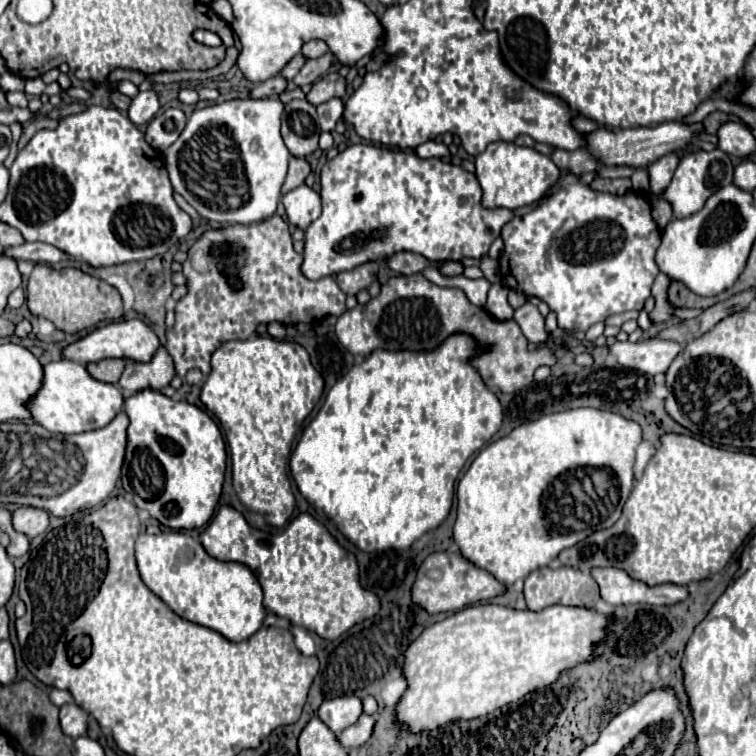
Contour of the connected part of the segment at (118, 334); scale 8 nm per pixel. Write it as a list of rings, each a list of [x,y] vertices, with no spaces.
[[[134,318],[134,320],[112,322],[112,324],[106,324],[106,326],[92,330],[84,338],[68,344],[62,350],[62,356],[66,360],[74,360],[74,362],[82,362],[82,364],[98,362],[98,360],[104,360],[104,358],[132,358],[136,362],[148,362],[158,346],[160,346],[160,340],[152,332],[152,328],[146,322]]]

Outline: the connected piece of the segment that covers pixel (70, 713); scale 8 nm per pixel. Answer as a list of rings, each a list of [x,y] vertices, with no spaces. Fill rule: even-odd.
[[[76,704],[62,706],[60,708],[60,726],[62,726],[64,734],[70,736],[70,738],[84,736],[86,726],[88,726],[88,714]]]

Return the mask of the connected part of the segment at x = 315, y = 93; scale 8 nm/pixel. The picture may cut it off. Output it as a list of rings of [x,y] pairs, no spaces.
[[[330,72],[326,76],[322,76],[312,90],[306,94],[306,100],[314,106],[328,102],[332,98],[342,98],[346,94],[346,78],[340,76],[338,72]]]

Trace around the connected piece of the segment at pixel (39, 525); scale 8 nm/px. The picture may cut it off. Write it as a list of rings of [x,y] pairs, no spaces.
[[[22,506],[22,508],[16,508],[12,512],[14,530],[26,534],[28,538],[42,534],[48,528],[48,520],[50,520],[50,514],[46,510],[40,510],[40,508]]]

